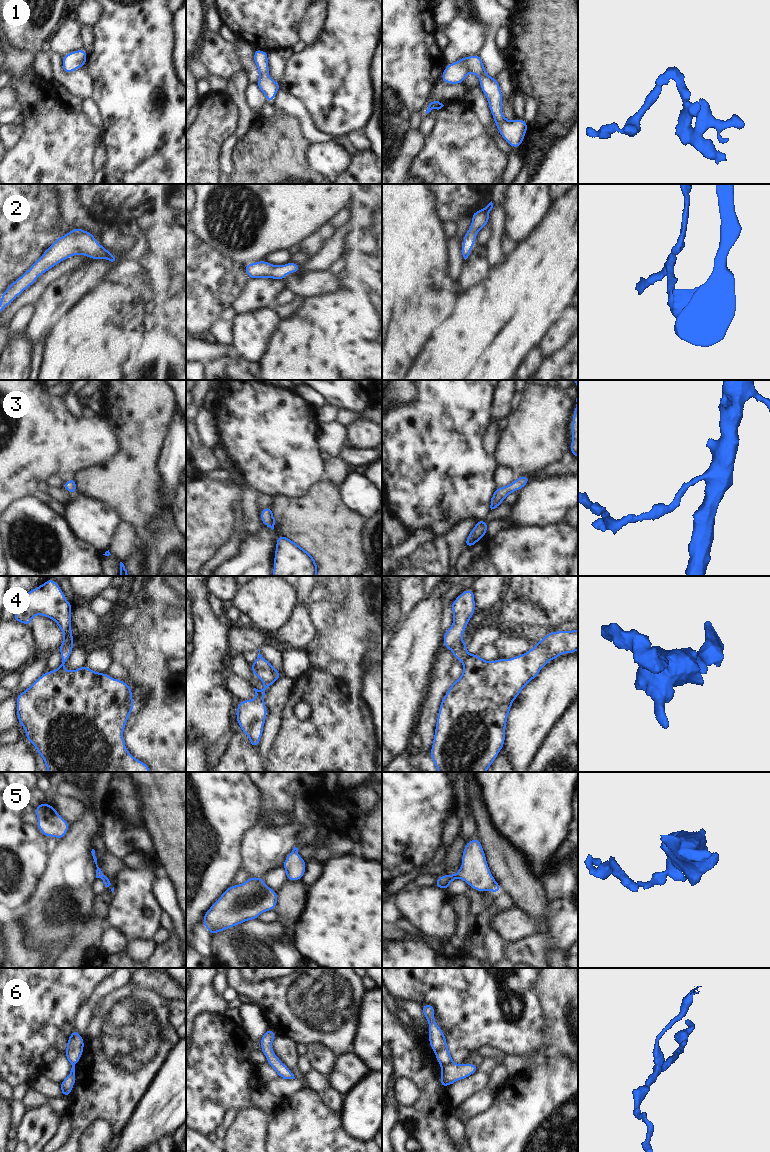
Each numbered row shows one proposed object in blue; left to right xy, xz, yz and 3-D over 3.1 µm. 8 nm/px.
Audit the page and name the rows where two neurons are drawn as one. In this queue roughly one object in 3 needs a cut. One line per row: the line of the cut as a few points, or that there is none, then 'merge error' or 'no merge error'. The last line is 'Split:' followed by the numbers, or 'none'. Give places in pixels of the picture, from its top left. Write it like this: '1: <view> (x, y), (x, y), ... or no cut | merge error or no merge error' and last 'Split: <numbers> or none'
1: no cut | no merge error
2: no cut | no merge error
3: no cut | no merge error
4: no cut | no merge error
5: no cut | no merge error
6: yz (452, 1061), (442, 1066) | merge error
Split: 6

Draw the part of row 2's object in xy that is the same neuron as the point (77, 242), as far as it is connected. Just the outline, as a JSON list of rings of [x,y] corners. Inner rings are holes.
[[[73,228],[69,233],[58,237],[44,254],[2,293],[0,313],[40,275],[73,255],[84,255],[95,260],[107,259],[112,265],[117,264],[117,257],[97,242],[92,233]]]

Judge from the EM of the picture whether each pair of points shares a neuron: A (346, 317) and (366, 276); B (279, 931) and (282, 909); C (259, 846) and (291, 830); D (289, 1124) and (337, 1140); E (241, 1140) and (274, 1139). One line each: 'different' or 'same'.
A: different
B: different
C: same
D: same
E: different

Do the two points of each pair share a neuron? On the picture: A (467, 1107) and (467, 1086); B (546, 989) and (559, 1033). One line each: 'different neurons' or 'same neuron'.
A: different neurons
B: same neuron

